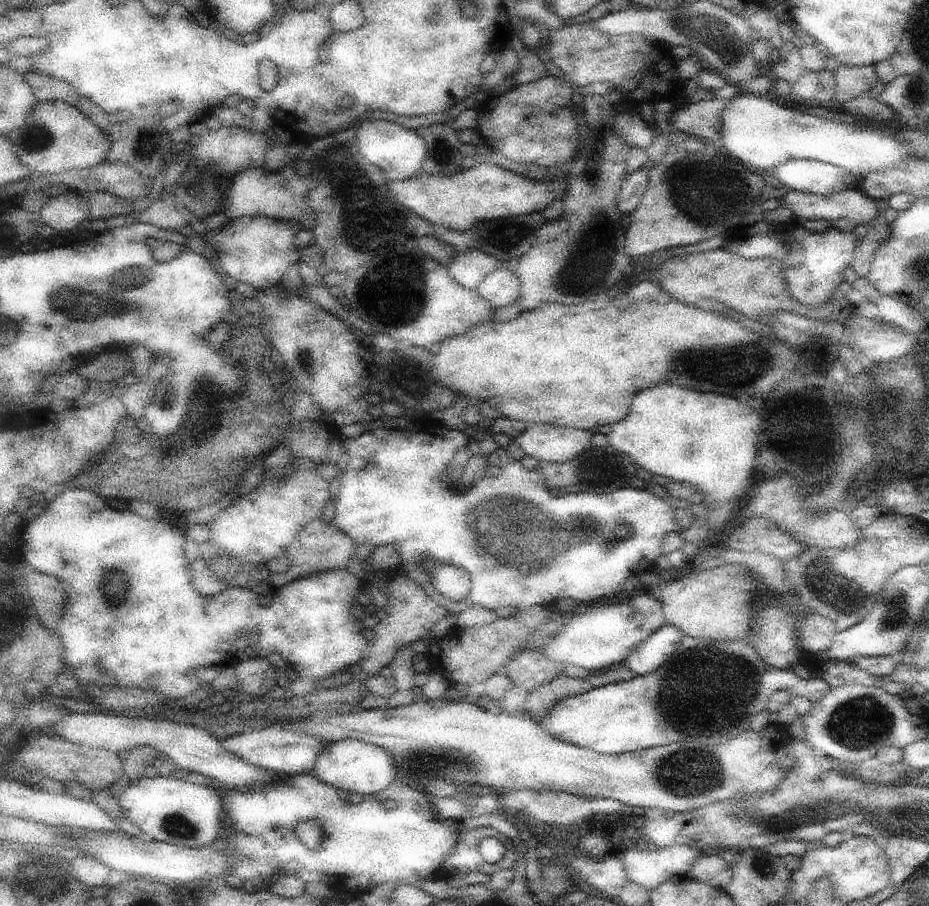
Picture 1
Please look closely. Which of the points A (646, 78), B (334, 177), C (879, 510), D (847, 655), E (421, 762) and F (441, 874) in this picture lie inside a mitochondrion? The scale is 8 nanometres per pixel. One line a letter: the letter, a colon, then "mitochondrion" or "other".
A: other
B: mitochondrion
C: other
D: other
E: mitochondrion
F: other

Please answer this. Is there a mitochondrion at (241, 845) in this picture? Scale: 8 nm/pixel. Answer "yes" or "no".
no

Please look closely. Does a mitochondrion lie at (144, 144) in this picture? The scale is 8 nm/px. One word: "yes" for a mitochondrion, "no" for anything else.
yes

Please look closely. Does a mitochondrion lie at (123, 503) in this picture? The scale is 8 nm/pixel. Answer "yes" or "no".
no

